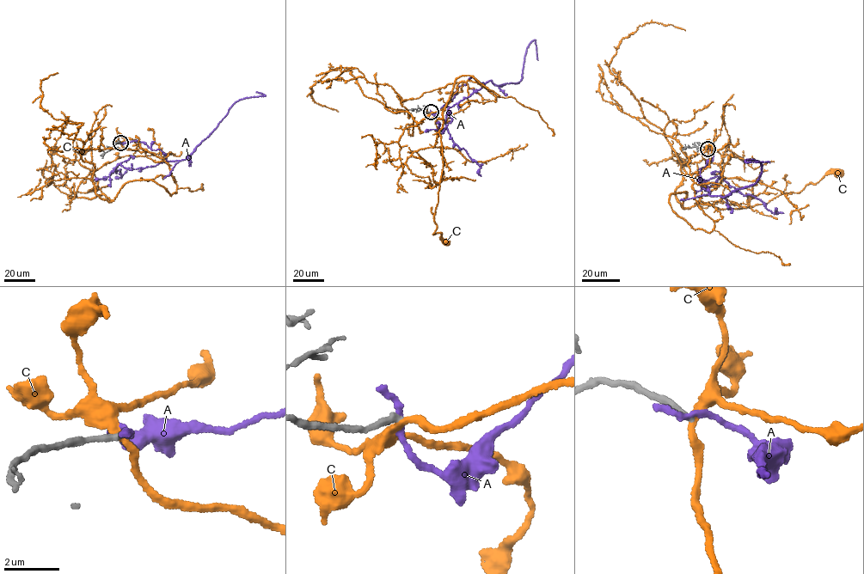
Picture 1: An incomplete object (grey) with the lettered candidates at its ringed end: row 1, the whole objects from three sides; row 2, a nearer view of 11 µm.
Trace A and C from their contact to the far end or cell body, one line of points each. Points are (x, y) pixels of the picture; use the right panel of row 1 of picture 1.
A: (707, 149), (713, 156), (700, 169), (711, 196), (724, 197), (753, 185), (761, 164), (745, 160), (770, 162)
C: (707, 149), (691, 176), (706, 232), (670, 195), (685, 191), (684, 208), (744, 208), (838, 172)

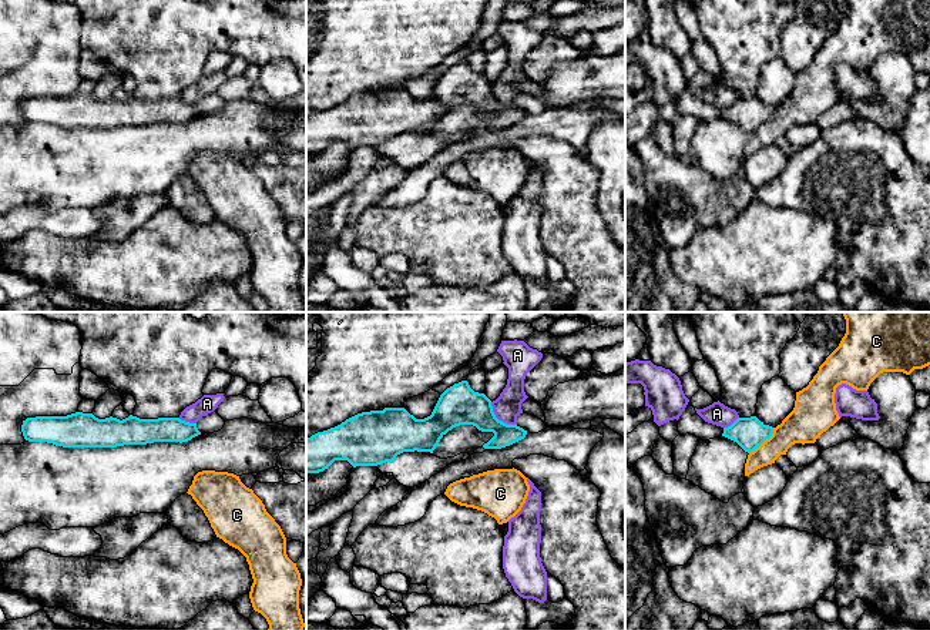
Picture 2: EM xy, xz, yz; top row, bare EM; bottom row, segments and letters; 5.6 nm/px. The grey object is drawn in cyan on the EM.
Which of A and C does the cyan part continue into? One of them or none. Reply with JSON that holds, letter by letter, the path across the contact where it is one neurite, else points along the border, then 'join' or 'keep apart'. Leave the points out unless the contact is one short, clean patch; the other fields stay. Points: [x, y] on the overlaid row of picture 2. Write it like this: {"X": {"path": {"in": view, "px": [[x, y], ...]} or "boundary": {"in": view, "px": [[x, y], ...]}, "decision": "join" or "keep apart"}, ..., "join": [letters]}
{"A": {"boundary": {"in": "xz", "px": [[490, 402], [492, 411], [499, 419], [516, 425]]}, "decision": "keep apart"}, "C": {"boundary": {"in": "yz", "px": [[774, 428], [774, 432], [749, 453]]}, "decision": "keep apart"}, "join": []}

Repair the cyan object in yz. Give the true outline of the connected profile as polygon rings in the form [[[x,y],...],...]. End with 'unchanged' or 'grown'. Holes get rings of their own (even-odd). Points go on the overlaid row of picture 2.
[[[756,416],[738,418],[731,426],[723,428],[722,436],[736,442],[751,453],[773,433],[773,428],[761,422]]] | unchanged

